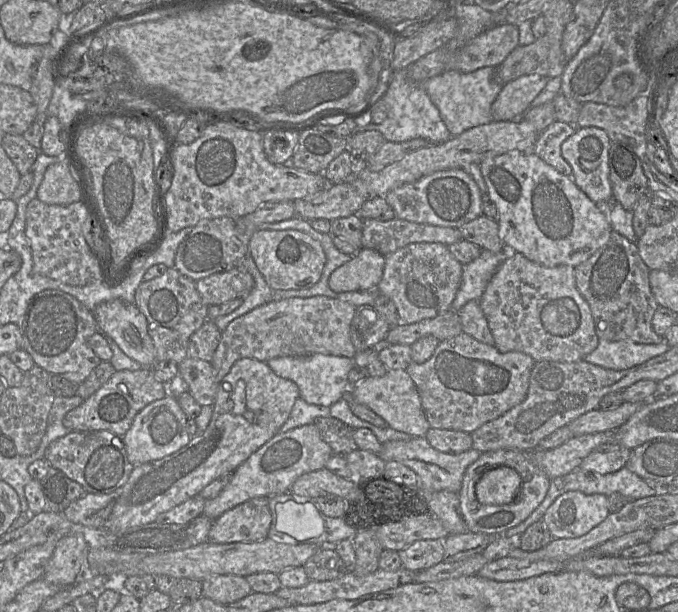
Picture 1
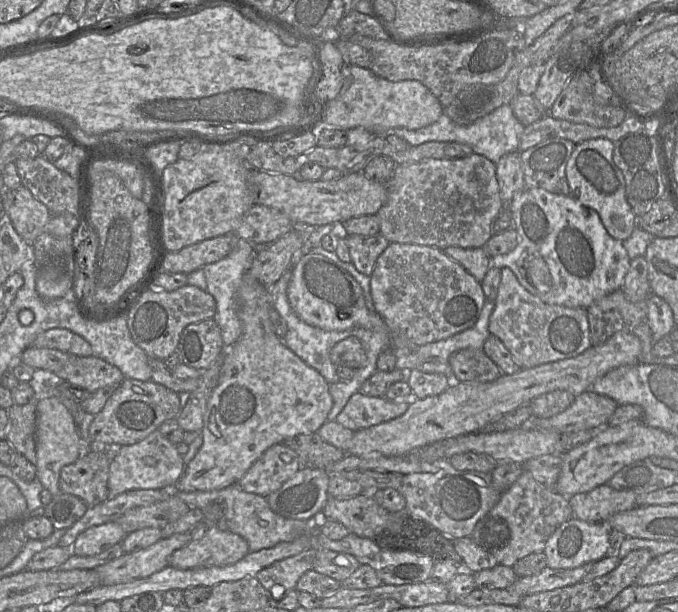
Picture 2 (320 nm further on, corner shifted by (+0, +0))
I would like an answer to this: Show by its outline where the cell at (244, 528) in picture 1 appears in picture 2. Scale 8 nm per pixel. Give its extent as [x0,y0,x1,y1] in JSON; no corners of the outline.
[169,526,249,569]

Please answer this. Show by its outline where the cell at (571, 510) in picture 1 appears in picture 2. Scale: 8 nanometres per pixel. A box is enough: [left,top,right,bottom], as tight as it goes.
[543,517,608,569]

